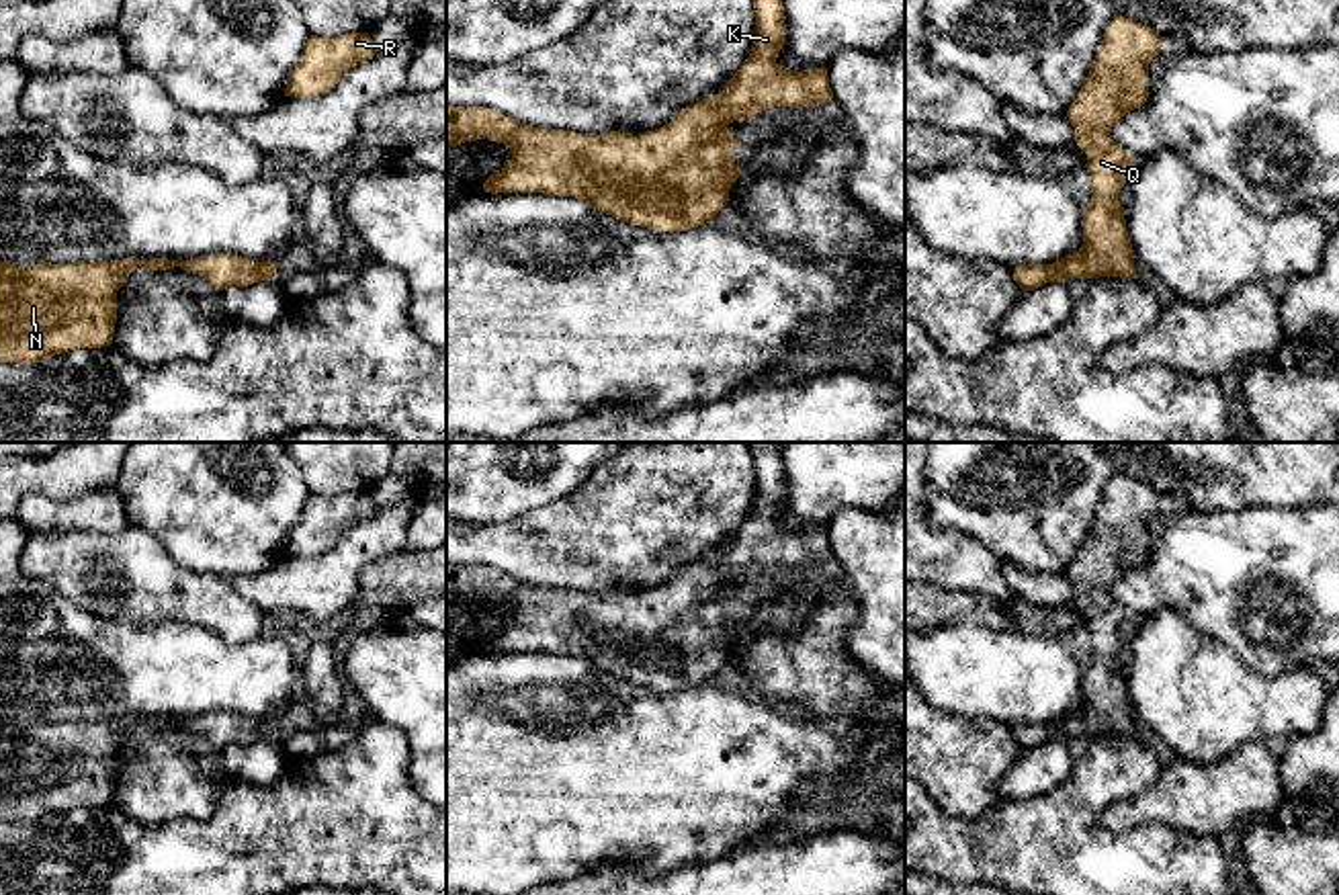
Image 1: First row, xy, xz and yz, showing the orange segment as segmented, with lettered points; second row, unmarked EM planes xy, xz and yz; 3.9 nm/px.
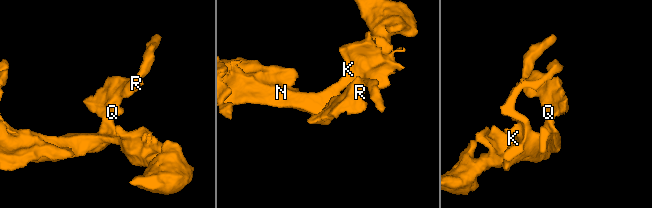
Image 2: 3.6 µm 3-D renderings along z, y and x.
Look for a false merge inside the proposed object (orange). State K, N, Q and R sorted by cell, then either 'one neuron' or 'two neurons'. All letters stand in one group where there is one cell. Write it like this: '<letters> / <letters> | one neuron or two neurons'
K N Q R | one neuron

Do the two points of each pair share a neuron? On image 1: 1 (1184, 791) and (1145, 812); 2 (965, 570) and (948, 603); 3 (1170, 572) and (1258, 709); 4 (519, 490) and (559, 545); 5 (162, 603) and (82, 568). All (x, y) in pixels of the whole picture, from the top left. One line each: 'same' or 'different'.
1: same
2: different
3: different
4: different
5: same

